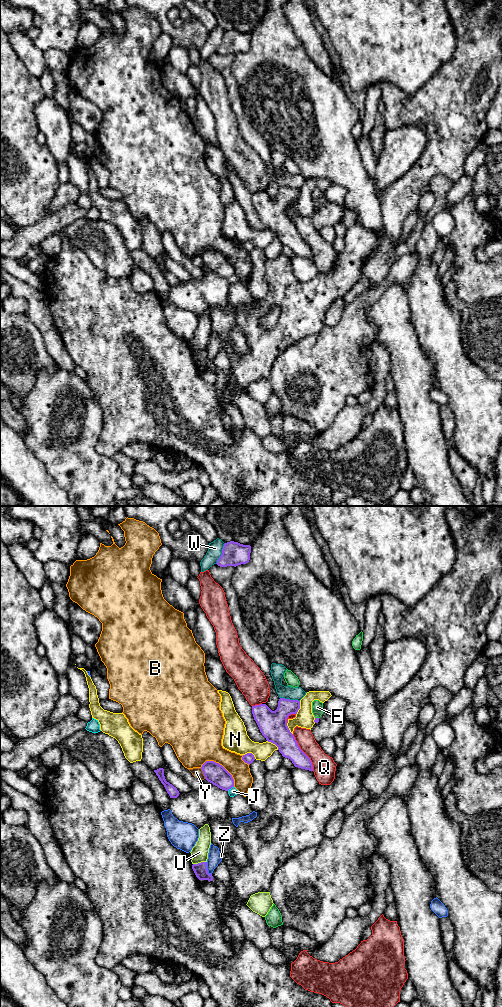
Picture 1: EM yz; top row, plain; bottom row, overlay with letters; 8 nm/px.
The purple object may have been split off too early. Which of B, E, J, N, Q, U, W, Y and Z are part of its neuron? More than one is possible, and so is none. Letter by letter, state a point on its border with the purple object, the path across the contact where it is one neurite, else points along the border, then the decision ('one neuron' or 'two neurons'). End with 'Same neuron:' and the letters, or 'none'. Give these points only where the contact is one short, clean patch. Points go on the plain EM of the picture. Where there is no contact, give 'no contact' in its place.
B: contact yz (222, 254); two neurons
E: contact yz (317, 206); border yz (315, 205), (318, 206); two neurons
J: contact yz (230, 276); two neurons
N: contact yz (250, 241); two neurons
Q: contact yz (303, 240); two neurons
U: contact yz (199, 351); border yz (206, 349), (193, 352); two neurons
W: contact yz (222, 41); two neurons
Y: contact yz (203, 261); two neurons
Z: contact yz (206, 357); two neurons
Same neuron: none

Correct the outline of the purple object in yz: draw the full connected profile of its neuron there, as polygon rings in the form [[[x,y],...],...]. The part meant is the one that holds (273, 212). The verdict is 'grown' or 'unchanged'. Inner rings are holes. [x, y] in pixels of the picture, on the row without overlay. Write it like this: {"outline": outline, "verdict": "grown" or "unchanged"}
{"outline": [[[280,186],[275,199],[260,192],[252,194],[252,202],[262,223],[278,235],[283,245],[290,247],[295,255],[313,259],[310,246],[300,237],[287,214],[288,204],[297,202],[299,197],[300,189]]], "verdict": "unchanged"}

